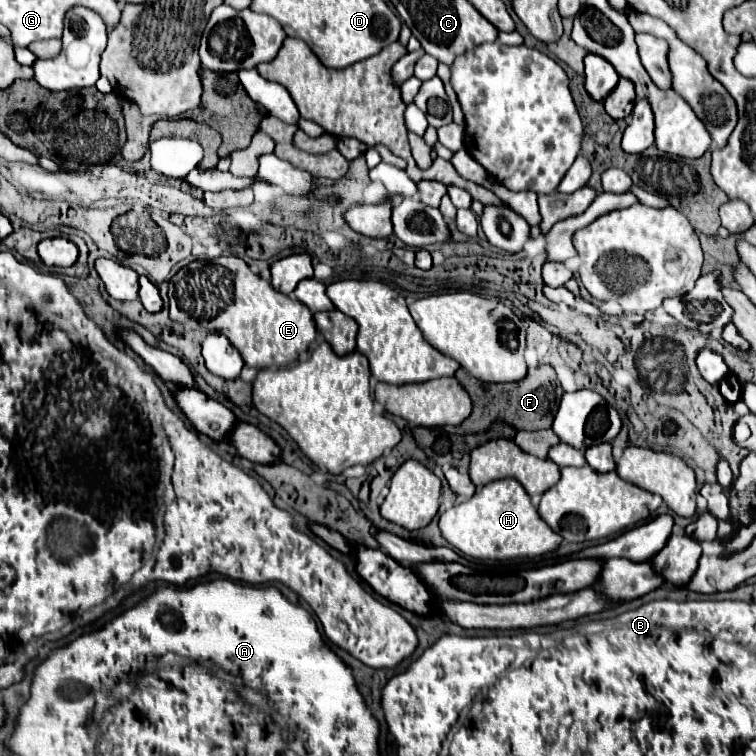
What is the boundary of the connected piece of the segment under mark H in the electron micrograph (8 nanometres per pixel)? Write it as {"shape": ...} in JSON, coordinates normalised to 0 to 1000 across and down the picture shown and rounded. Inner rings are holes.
{"shape":[[[681,634],[652,636],[631,647],[623,660],[599,668],[581,684],[581,700],[597,724],[626,739],[710,737],[734,729],[742,718],[742,708],[713,684],[710,671],[702,668],[700,655]]]}

